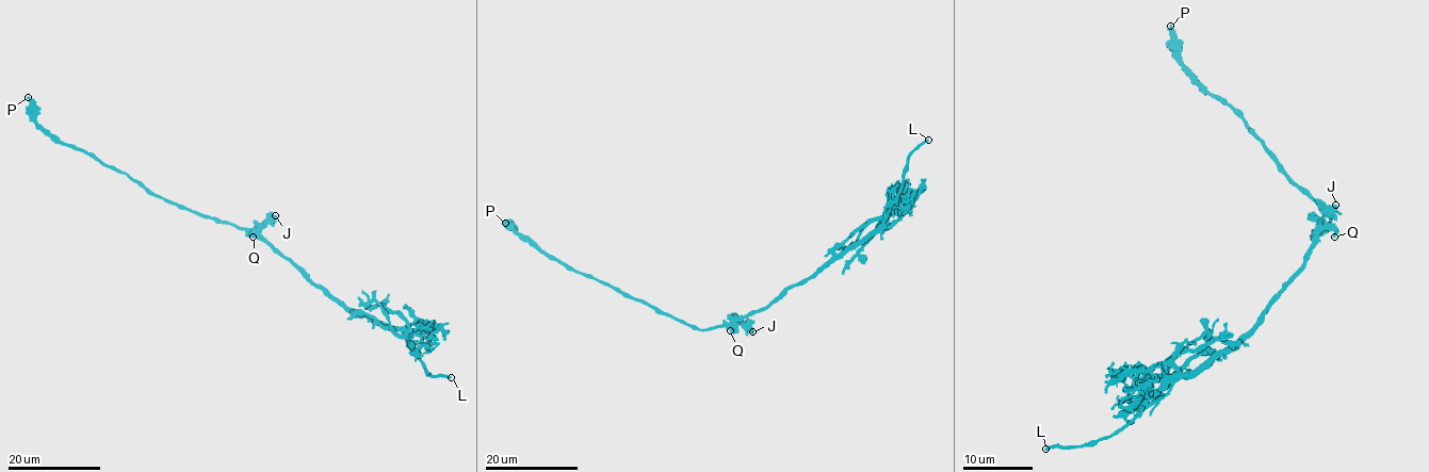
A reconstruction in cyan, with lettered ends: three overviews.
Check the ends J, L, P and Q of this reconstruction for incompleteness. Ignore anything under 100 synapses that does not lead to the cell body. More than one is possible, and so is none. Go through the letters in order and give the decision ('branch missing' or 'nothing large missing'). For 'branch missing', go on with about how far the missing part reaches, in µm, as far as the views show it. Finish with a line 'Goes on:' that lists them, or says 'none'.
J: nothing large missing
L: branch missing | 35 µm
P: nothing large missing
Q: nothing large missing
Goes on: L

